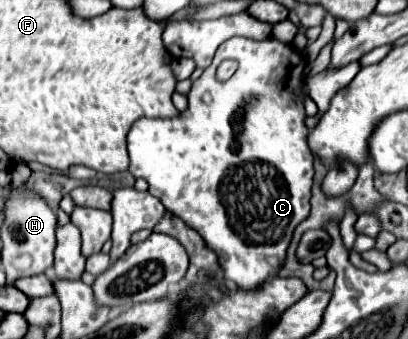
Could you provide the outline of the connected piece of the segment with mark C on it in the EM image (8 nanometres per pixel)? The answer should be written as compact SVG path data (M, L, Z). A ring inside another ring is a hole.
M231 38L231 40L227 40L225 44L219 46L219 50L213 58L213 66L209 66L205 70L205 74L215 72L217 66L227 58L233 58L233 60L239 62L237 72L227 82L219 82L219 92L217 92L217 80L201 76L193 82L193 90L189 92L189 98L195 98L197 102L189 104L189 108L185 112L181 112L181 116L169 118L169 120L141 118L131 126L131 130L127 134L127 150L129 150L129 158L131 158L129 172L133 174L133 178L145 178L149 182L149 194L159 198L161 204L165 206L165 210L183 218L193 230L197 230L203 236L207 246L217 252L219 262L225 270L225 278L233 280L241 290L257 290L259 286L263 286L271 276L275 276L281 270L281 266L287 258L287 248L291 244L293 230L297 228L299 222L303 222L309 216L309 200L311 200L311 186L313 186L315 170L313 170L313 154L307 146L309 128L305 126L307 114L305 114L305 106L303 106L303 96L297 94L297 90L305 88L305 82L303 82L303 78L299 78L299 84L293 84L293 86L289 84L289 80L291 80L291 56L293 56L291 44L285 44L277 38L269 38L269 40Z

